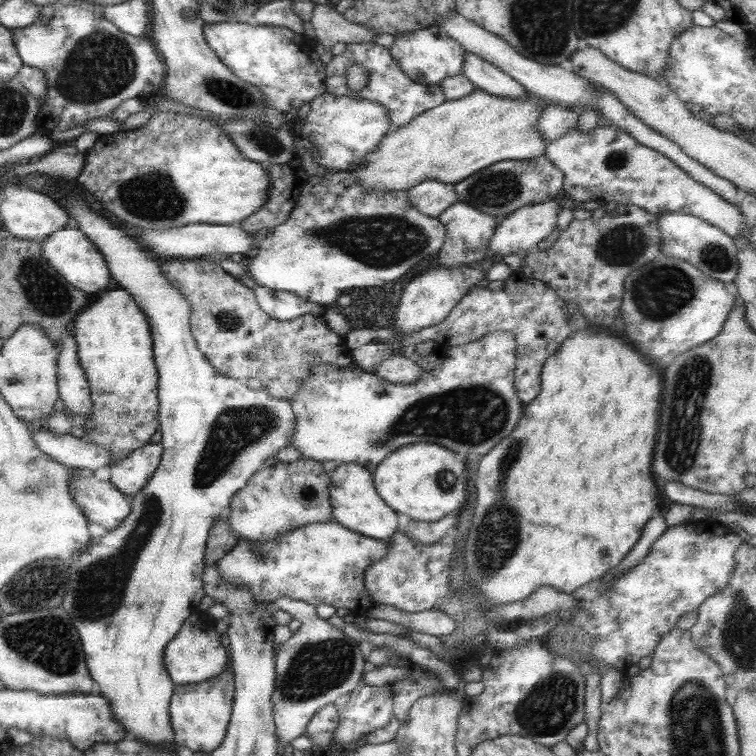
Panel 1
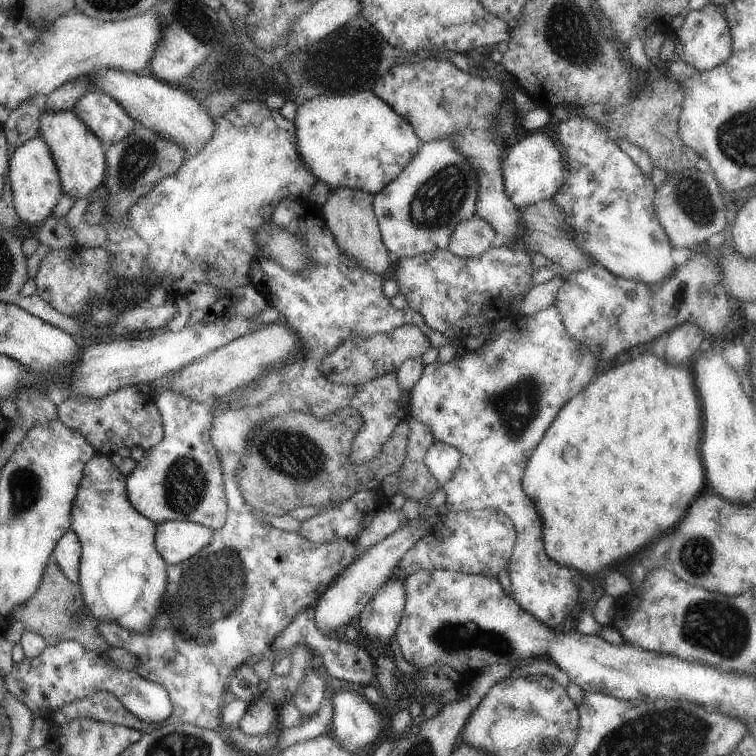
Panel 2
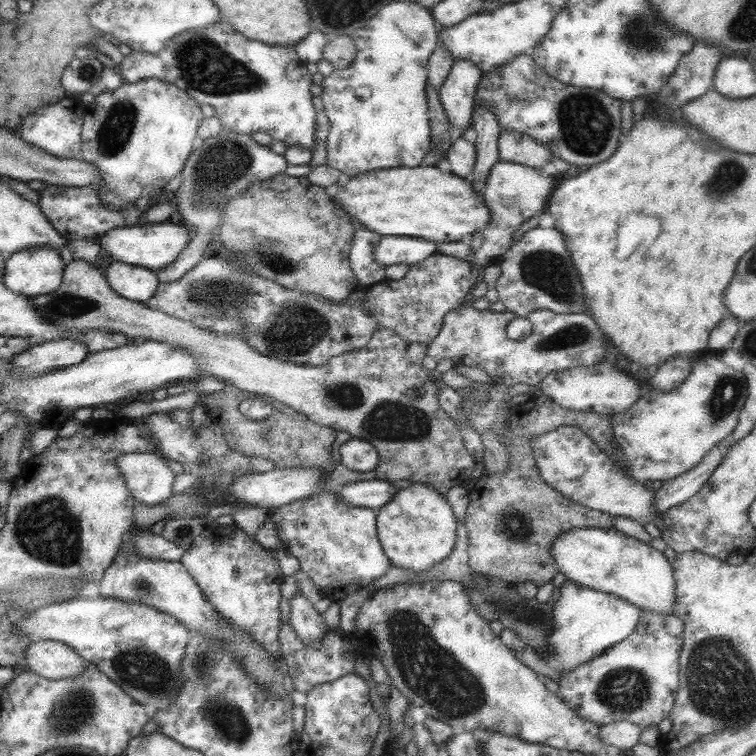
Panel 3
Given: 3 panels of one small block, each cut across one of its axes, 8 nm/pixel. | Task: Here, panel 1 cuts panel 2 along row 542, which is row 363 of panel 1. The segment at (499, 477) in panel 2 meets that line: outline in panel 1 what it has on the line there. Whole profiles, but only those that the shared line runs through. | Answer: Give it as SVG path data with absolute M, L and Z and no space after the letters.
M510 276L501 285L475 287L465 294L450 314L440 324L429 327L420 333L398 335L395 328L387 326L379 330L359 329L346 334L346 345L352 350L371 342L390 343L399 346L416 345L424 341L434 341L443 348L452 345L468 344L482 339L492 332L506 332L514 335L517 347L515 362L515 389L520 400L532 402L541 389L541 372L549 356L558 352L560 345L572 335L570 328L570 307L555 290L536 279L524 280L520 276Z

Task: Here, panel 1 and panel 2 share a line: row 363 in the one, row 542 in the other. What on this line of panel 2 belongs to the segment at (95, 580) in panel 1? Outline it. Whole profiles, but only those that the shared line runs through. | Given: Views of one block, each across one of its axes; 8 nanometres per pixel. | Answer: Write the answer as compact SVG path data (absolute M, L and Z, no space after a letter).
M168 521L156 525L154 546L166 564L179 565L208 546L216 529L190 521Z

